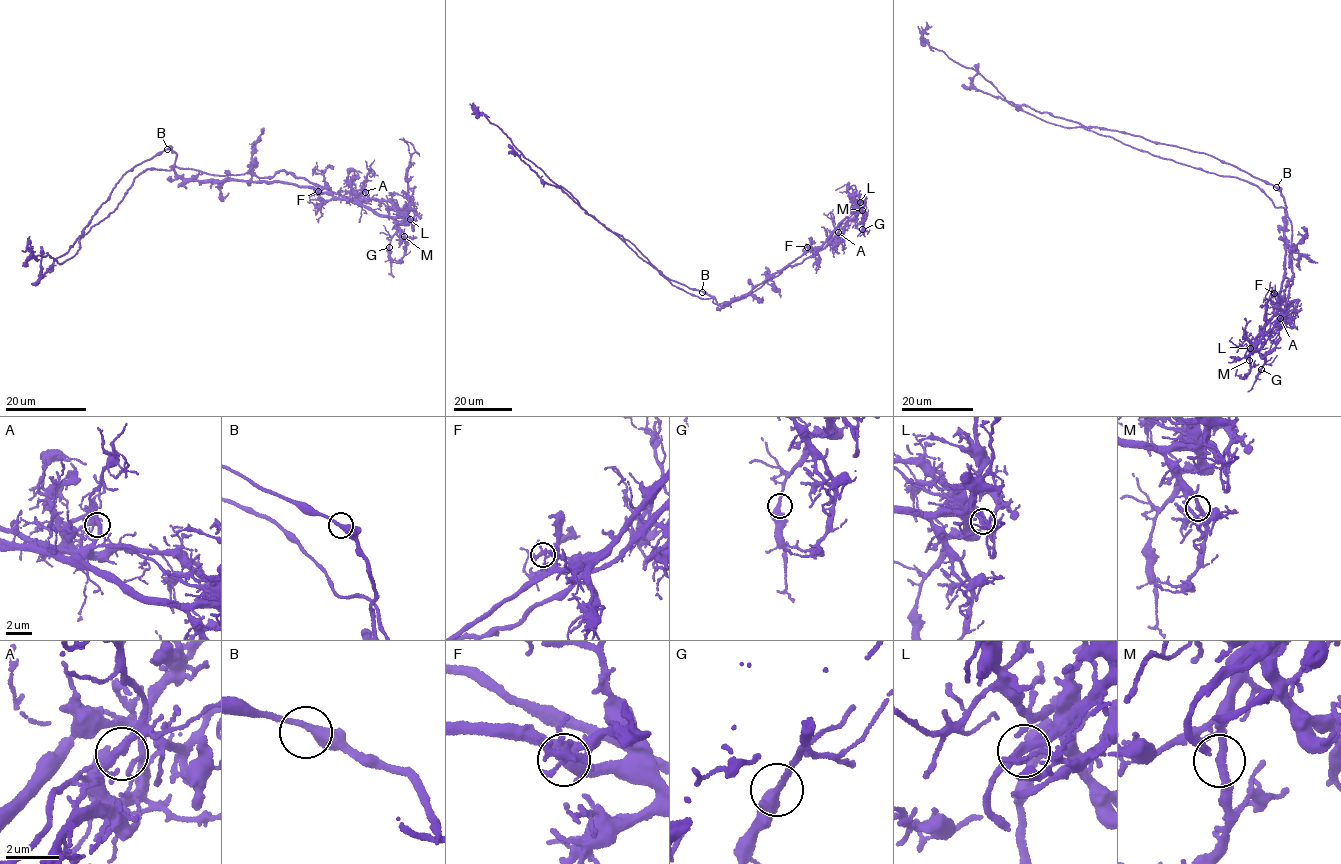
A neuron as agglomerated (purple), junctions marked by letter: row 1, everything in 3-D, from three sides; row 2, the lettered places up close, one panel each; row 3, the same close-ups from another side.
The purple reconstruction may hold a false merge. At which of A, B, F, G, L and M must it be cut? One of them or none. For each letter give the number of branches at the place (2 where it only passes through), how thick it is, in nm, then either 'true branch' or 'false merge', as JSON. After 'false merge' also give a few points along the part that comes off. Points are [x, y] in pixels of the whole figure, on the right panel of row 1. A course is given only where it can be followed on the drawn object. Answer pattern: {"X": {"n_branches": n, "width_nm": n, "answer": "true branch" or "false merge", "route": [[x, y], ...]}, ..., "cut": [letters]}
{"A": {"n_branches": 2, "width_nm": 320, "answer": "true branch"}, "B": {"n_branches": 2, "width_nm": 340, "answer": "true branch"}, "F": {"n_branches": 2, "width_nm": 280, "answer": "true branch"}, "G": {"n_branches": 2, "width_nm": 360, "answer": "true branch"}, "L": {"n_branches": 2, "width_nm": 320, "answer": "false merge", "route": [[1250, 348], [1282, 312], [1292, 282], [1285, 209], [1246, 180], [1023, 111], [932, 48], [926, 21]]}, "M": {"n_branches": 2, "width_nm": 320, "answer": "true branch"}, "cut": ["L"]}

